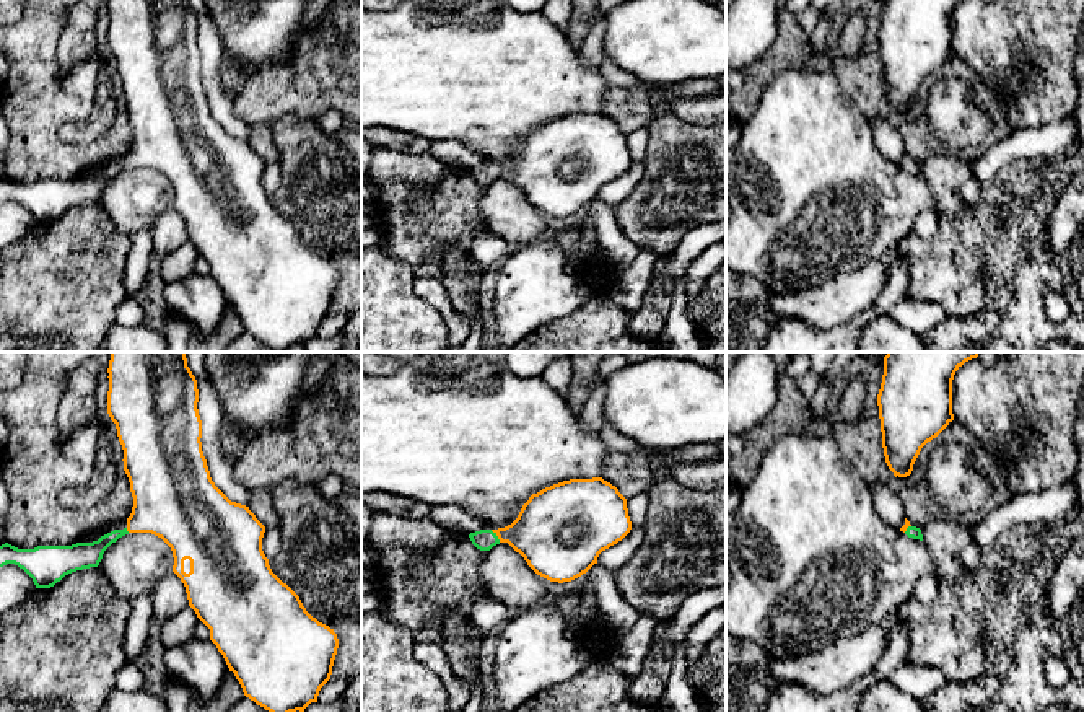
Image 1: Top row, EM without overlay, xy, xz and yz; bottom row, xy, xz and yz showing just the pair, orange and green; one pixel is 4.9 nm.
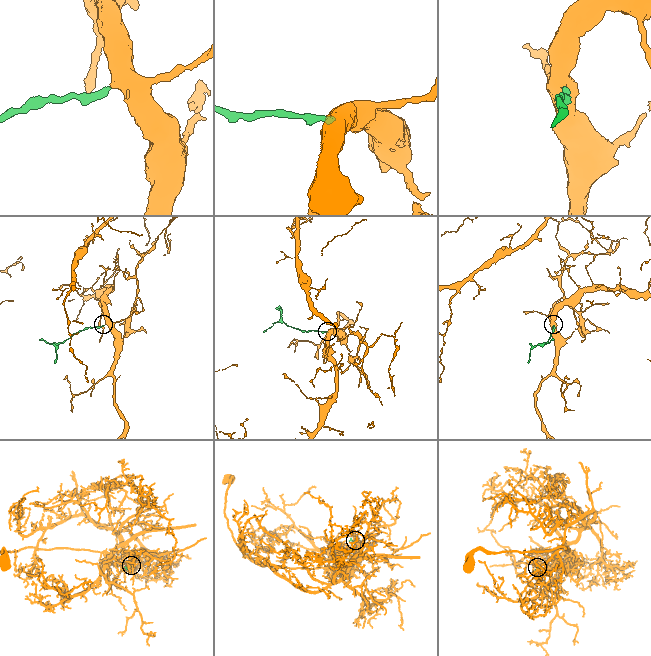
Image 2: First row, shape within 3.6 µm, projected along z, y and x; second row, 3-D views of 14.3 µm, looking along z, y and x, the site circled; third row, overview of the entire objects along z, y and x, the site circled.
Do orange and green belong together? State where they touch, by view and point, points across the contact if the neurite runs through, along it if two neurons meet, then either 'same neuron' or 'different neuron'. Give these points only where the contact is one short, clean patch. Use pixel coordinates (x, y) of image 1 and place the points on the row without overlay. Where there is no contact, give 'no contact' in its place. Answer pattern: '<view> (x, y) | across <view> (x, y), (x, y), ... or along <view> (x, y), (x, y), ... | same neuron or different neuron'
xz (497, 170) | across xz (547, 168), (497, 170), (484, 175) | same neuron

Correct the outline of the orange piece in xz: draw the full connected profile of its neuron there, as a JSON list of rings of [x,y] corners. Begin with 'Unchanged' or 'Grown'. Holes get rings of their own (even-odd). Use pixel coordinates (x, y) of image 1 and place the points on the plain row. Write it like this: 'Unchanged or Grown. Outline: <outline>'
Grown. Outline: [[[592,112],[570,114],[545,122],[529,132],[511,160],[498,165],[480,165],[470,168],[469,173],[480,186],[508,178],[537,210],[563,218],[586,209],[597,199],[599,189],[622,176],[630,165],[627,134],[610,117]]]

